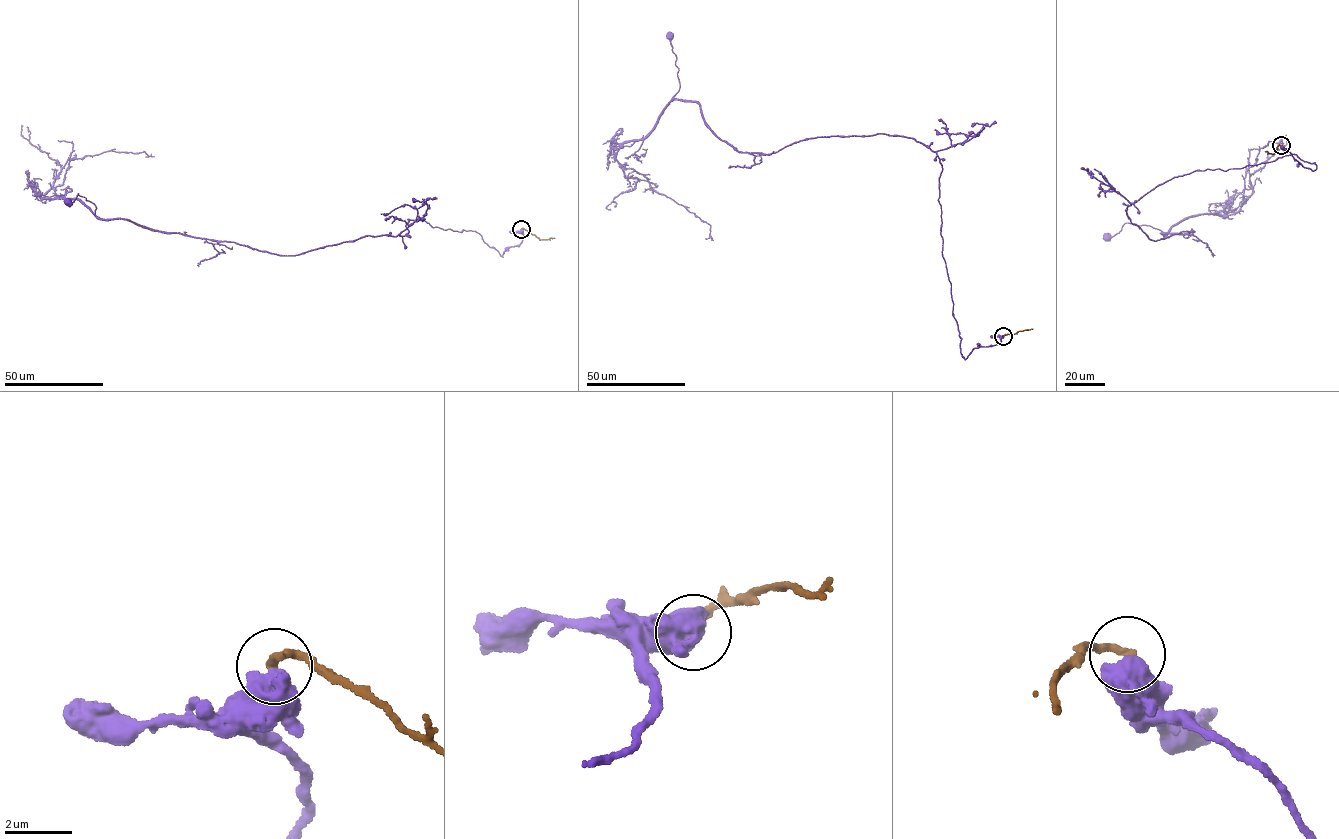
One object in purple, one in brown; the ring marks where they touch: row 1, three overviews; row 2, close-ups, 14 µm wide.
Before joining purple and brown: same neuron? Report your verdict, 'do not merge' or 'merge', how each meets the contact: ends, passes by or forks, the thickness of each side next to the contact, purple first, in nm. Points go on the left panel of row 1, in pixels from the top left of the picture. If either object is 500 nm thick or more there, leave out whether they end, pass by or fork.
do not merge; calibres 800 and 220 nm

